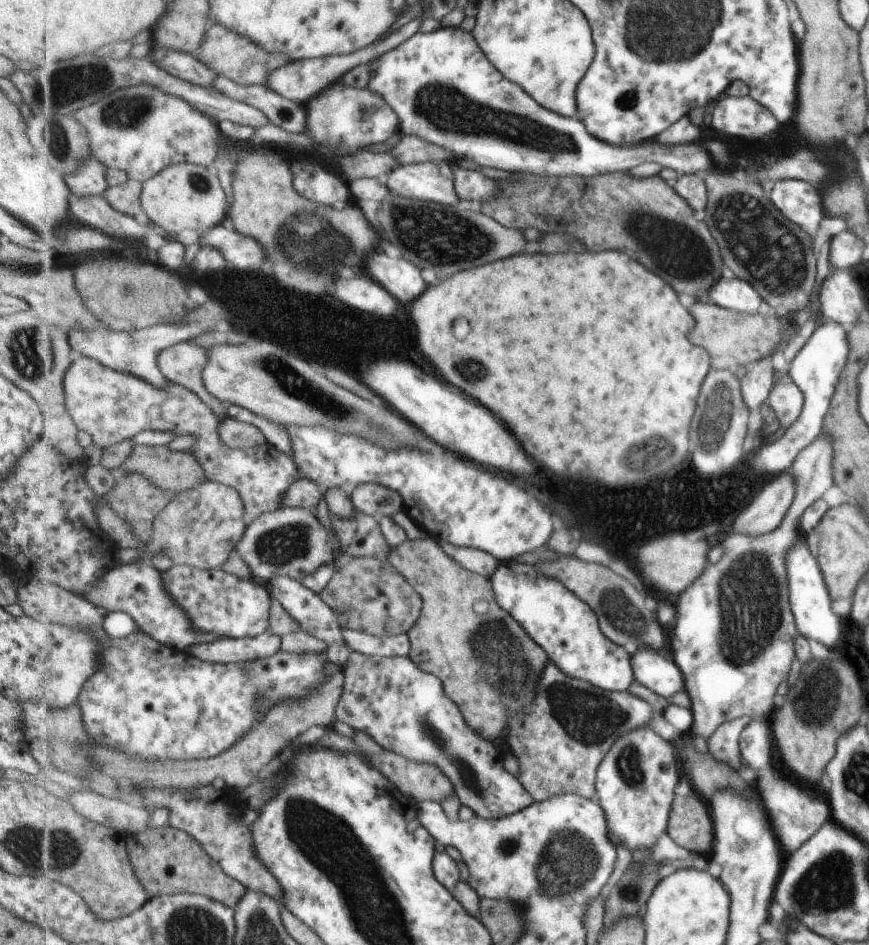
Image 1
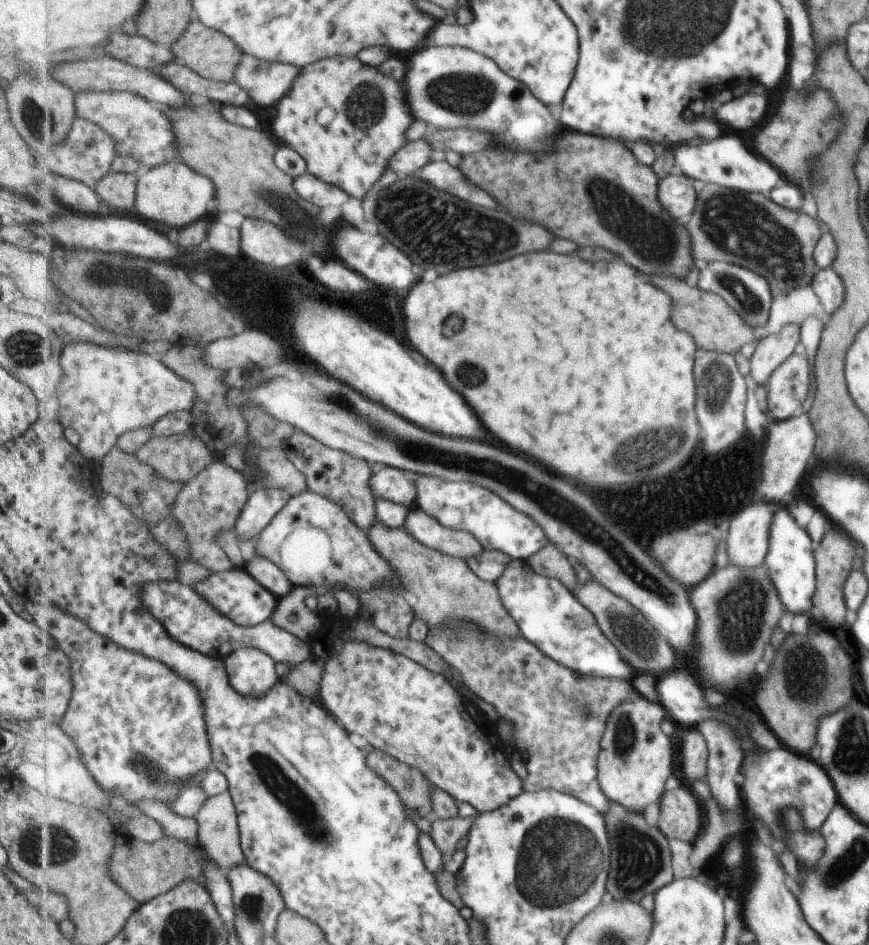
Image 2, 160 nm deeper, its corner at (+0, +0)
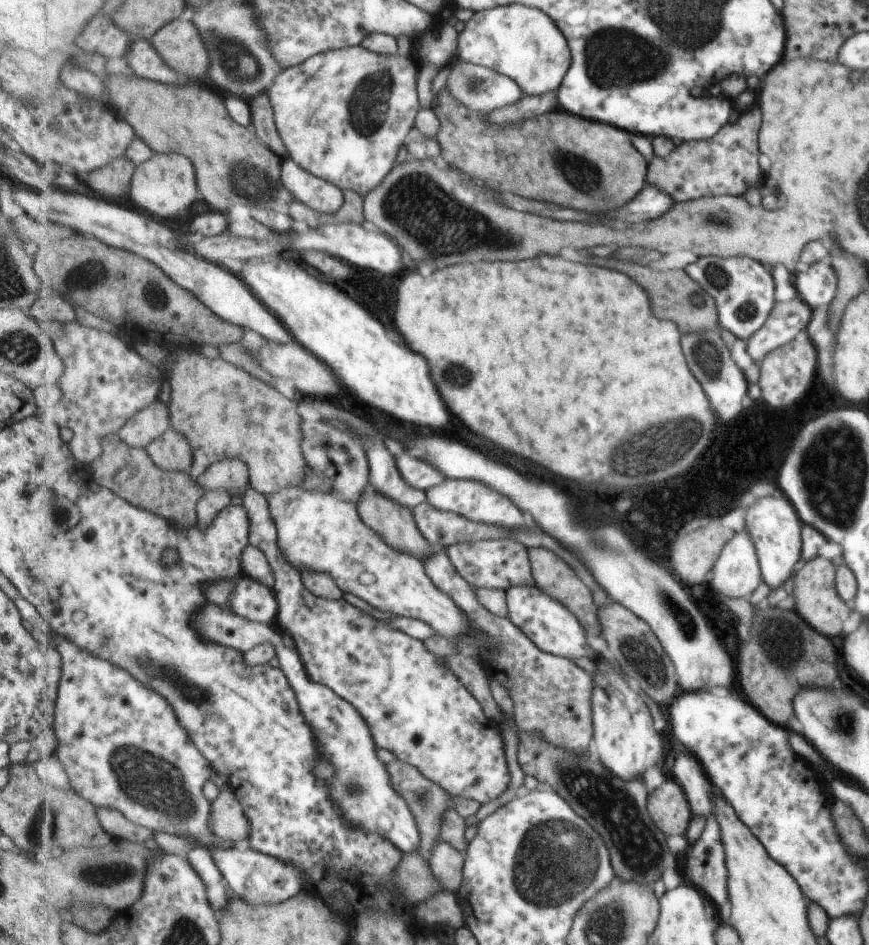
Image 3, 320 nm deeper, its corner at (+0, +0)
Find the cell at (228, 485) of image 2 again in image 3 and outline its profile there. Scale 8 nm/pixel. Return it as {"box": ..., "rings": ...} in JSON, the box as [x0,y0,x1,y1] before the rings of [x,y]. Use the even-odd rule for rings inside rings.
{"box":[198,459,250,491],"rings":[[[223,459],[212,464],[199,477],[198,483],[207,491],[229,489],[244,489],[250,486],[250,470],[243,459]]]}

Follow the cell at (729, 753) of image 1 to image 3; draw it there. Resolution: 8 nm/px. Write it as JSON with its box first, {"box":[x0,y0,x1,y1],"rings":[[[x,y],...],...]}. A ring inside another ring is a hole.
{"box":[686,814,729,923],"rings":[[[709,814],[709,818],[705,820],[705,828],[693,845],[691,854],[687,856],[686,872],[689,880],[703,890],[709,902],[713,902],[718,920],[729,923],[723,848],[719,844],[719,832],[713,814]]]}

